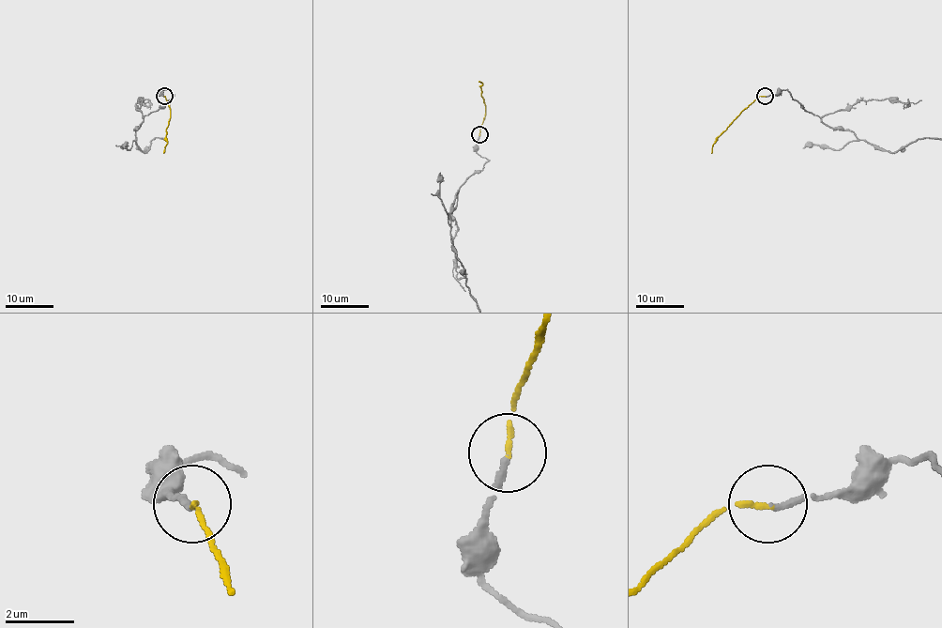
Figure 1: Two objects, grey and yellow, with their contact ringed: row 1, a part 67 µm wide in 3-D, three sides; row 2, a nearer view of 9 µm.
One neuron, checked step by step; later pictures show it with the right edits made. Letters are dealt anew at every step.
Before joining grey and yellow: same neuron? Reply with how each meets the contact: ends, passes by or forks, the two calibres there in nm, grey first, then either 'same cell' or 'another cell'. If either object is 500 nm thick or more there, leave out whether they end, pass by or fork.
grey ends | yellow ends | 180/150 nm | same cell

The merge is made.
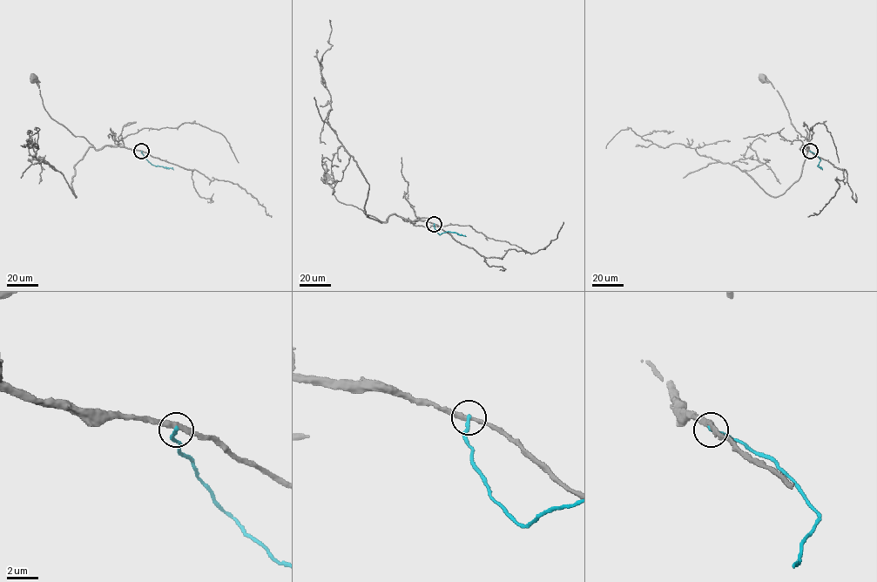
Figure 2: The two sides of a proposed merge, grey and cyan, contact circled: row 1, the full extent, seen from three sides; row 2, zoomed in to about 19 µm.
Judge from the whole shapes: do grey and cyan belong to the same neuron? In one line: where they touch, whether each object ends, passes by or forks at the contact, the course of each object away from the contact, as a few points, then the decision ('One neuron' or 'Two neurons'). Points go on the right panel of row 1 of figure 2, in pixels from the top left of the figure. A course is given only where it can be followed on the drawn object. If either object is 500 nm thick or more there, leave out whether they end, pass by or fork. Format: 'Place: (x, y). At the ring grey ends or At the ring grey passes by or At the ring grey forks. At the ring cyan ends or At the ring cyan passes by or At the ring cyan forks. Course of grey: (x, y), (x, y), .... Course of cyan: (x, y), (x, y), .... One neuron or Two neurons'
Place: (810, 151). At the ring grey passes by. At the ring cyan ends. Course of grey: (810, 151), (806, 145), (799, 148), (807, 145), (806, 139), (791, 123), (779, 91), (763, 78). Course of cyan: (810, 151), (820, 159), (817, 165), (822, 170). Two neurons

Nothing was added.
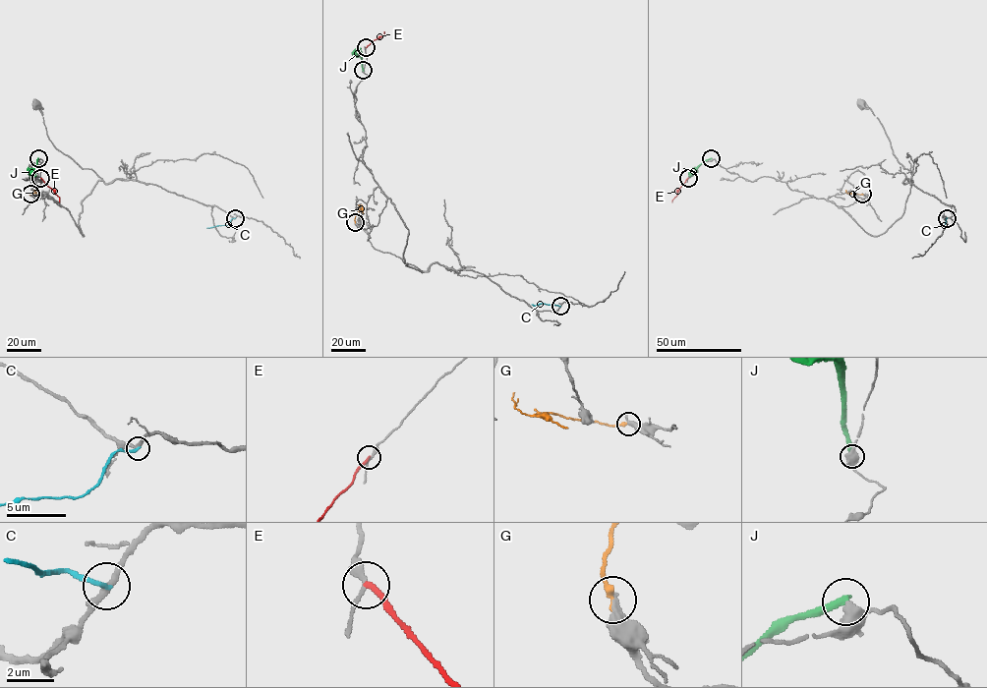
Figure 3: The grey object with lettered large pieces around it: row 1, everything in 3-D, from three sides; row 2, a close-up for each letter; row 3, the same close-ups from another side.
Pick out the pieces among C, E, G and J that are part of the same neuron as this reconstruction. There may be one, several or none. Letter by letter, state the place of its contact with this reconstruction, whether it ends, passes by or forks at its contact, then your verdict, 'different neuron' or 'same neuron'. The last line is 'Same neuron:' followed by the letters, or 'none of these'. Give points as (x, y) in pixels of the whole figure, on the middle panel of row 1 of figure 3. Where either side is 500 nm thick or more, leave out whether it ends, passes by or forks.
C: contact (560, 306); it ends; different neuron
E: contact (366, 47); it ends; different neuron
G: contact (355, 222); it ends; different neuron
J: contact (363, 70); it ends; different neuron
Same neuron: none of these

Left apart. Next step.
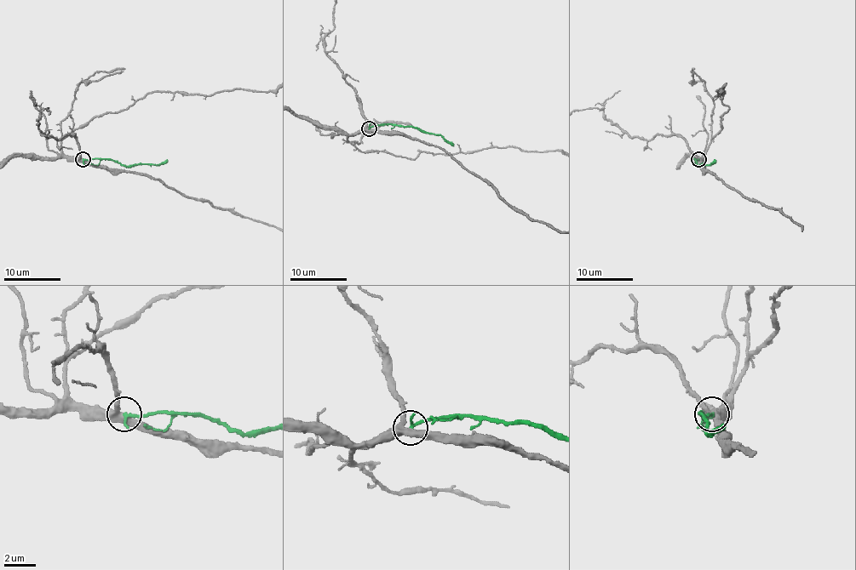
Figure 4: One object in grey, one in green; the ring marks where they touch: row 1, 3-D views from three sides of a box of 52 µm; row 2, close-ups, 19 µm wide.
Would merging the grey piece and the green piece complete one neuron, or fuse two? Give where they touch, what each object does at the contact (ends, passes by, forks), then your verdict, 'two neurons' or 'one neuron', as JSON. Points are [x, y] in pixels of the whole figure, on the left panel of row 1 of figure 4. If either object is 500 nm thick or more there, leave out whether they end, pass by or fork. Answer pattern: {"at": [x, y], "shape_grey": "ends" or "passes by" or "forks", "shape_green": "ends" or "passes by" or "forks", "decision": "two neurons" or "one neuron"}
{"at": [83, 159], "shape_grey": "forks", "shape_green": "ends", "decision": "two neurons"}

